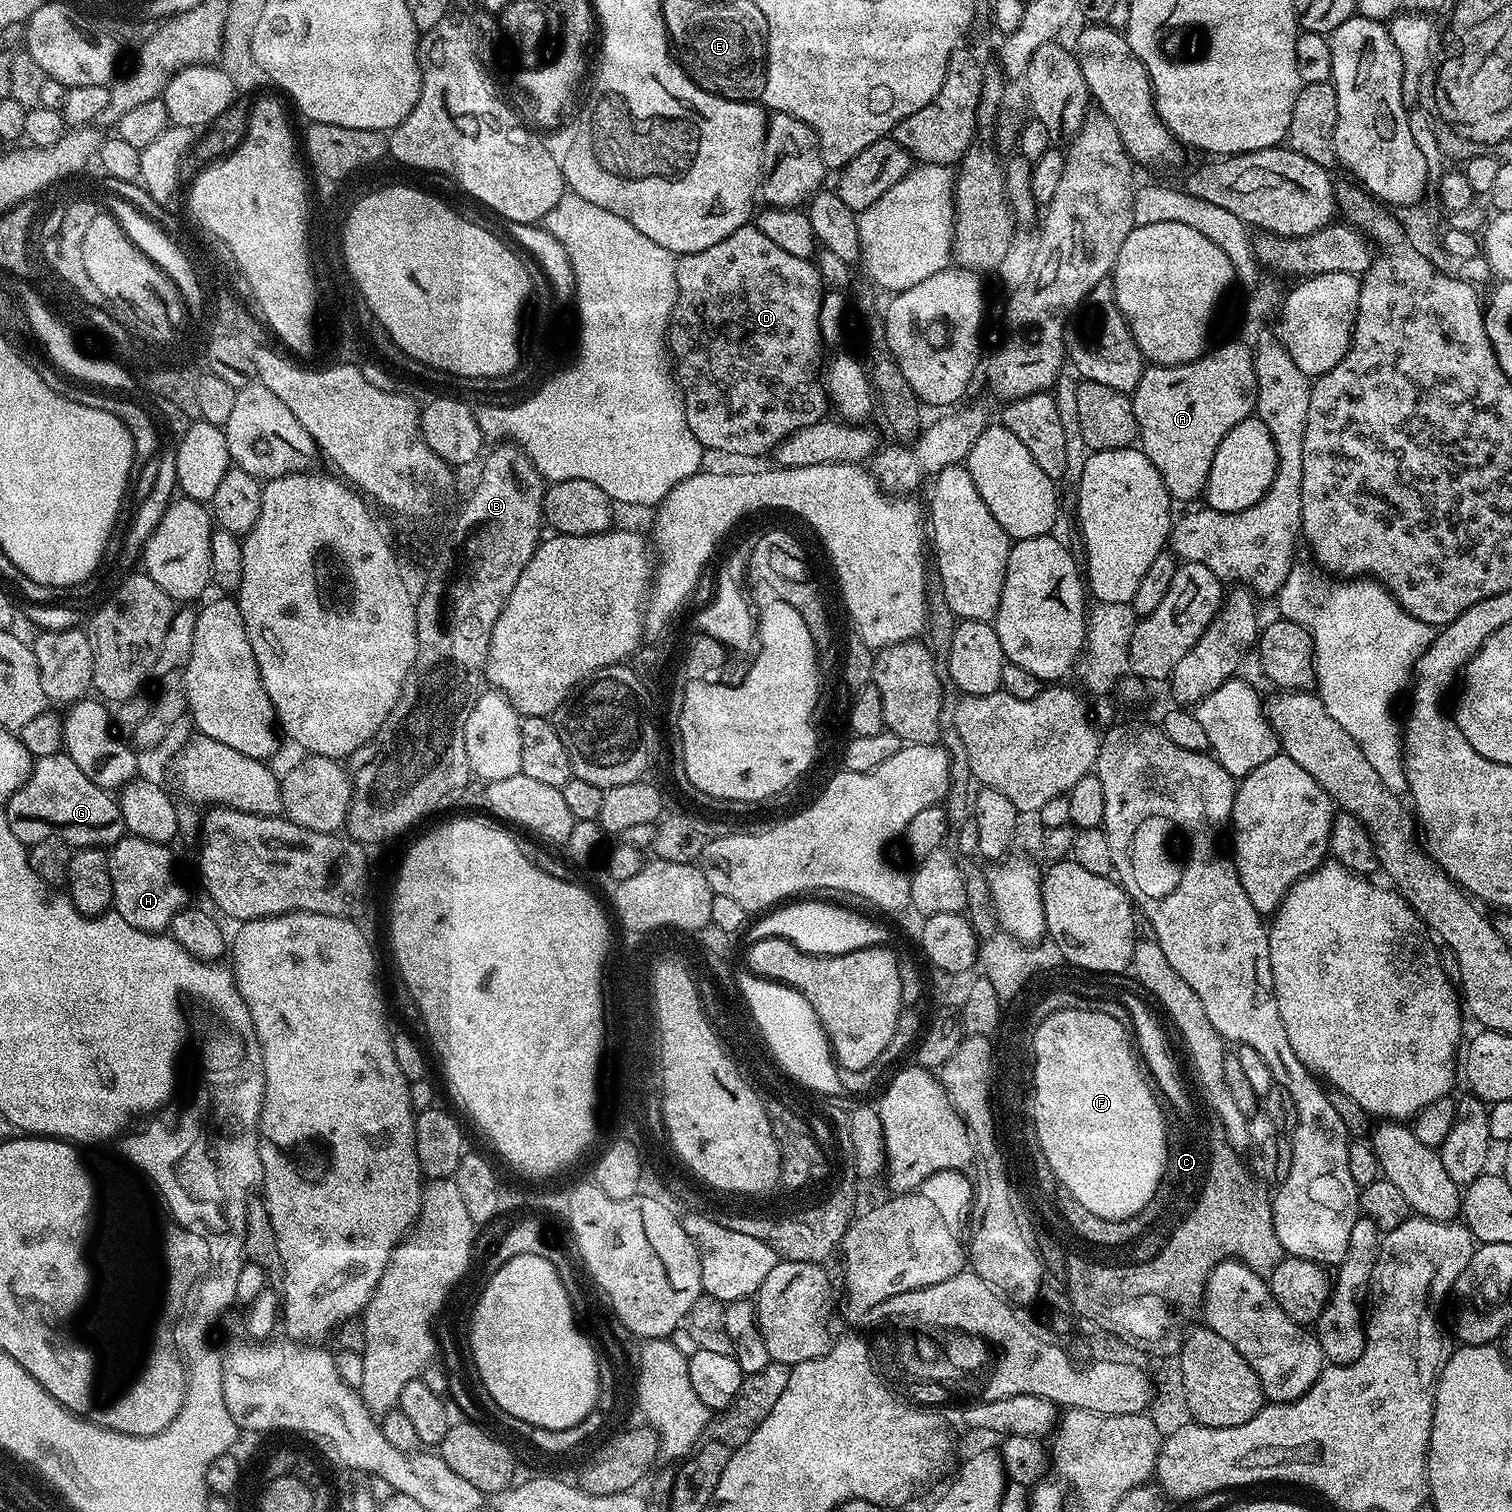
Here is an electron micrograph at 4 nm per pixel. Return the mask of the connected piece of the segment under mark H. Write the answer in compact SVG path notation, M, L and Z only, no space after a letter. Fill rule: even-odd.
M127 834L111 847L108 869L111 872L113 909L142 933L163 933L171 925L174 914L189 905L188 892L176 876L172 850L165 844Z

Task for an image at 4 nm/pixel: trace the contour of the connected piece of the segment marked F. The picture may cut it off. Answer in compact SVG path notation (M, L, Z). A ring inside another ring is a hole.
M1078 1011L1050 1014L1048 1018L1034 1028L1032 1033L1034 1034L1031 1034L1030 1040L1034 1044L1034 1052L1039 1055L1040 1061L1038 1098L1035 1099L1033 1122L1036 1126L1037 1141L1045 1154L1046 1161L1050 1164L1051 1170L1059 1181L1059 1185L1065 1188L1067 1195L1078 1198L1078 1201L1086 1206L1086 1210L1090 1210L1090 1214L1098 1214L1098 1218L1125 1220L1131 1216L1137 1216L1150 1203L1152 1196L1150 1186L1156 1185L1158 1162L1163 1161L1163 1137L1156 1116L1156 1106L1160 1100L1155 1104L1150 1103L1148 1087L1144 1084L1146 1076L1138 1063L1138 1056L1134 1051L1134 1044L1130 1035L1122 1030L1122 1026L1114 1018L1110 1018L1107 1014Z

